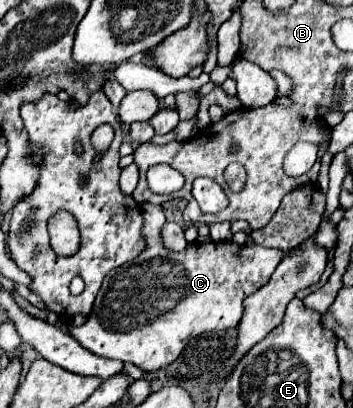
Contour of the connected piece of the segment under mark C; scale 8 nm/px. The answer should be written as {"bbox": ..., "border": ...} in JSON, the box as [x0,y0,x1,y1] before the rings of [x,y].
{"bbox":[71,203,283,371],"border":[[[143,203],[145,211],[145,239],[149,239],[149,247],[133,261],[109,271],[103,279],[99,295],[95,299],[93,311],[81,327],[71,327],[71,335],[91,353],[105,359],[119,359],[137,365],[143,371],[157,371],[173,363],[183,347],[201,333],[221,331],[229,327],[237,327],[243,317],[243,301],[263,287],[273,271],[277,269],[283,251],[271,249],[263,245],[239,245],[235,241],[211,241],[211,243],[193,243],[185,251],[177,253],[173,249],[165,249],[161,239],[163,221],[161,215],[165,211],[159,205]]]}

